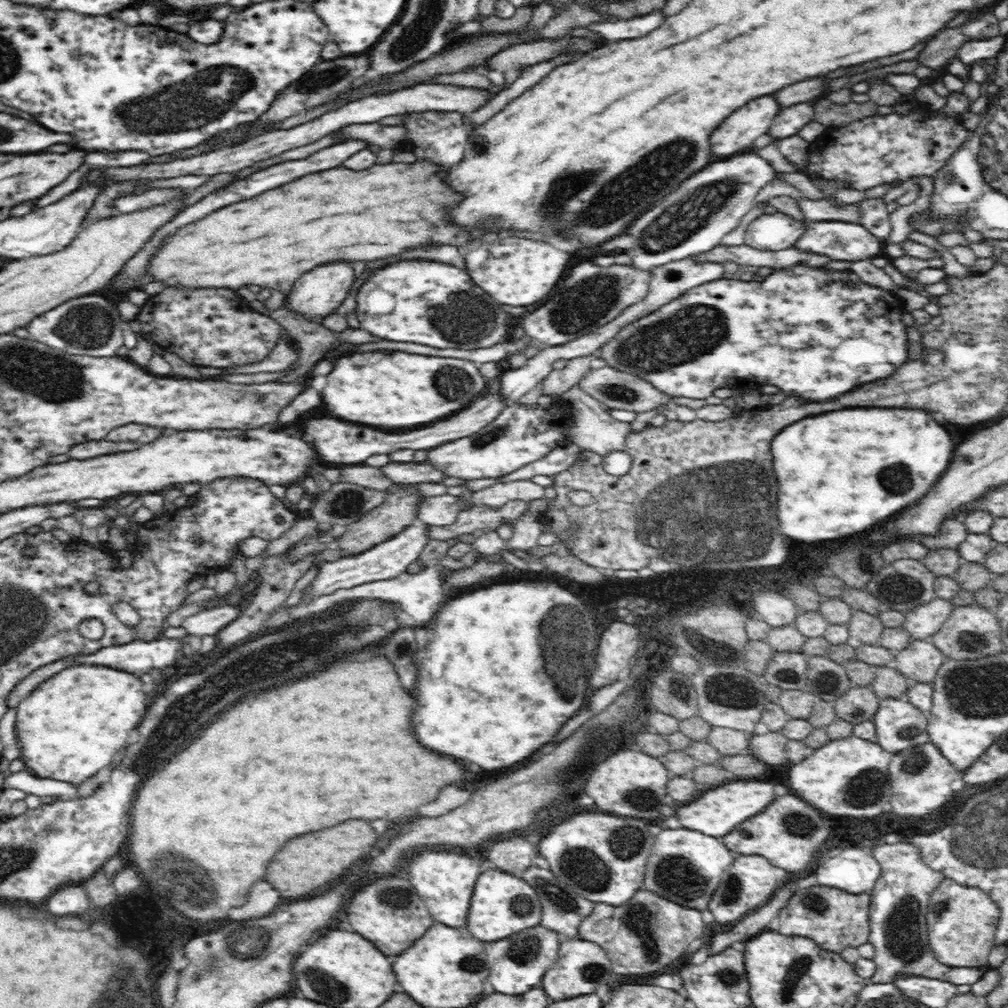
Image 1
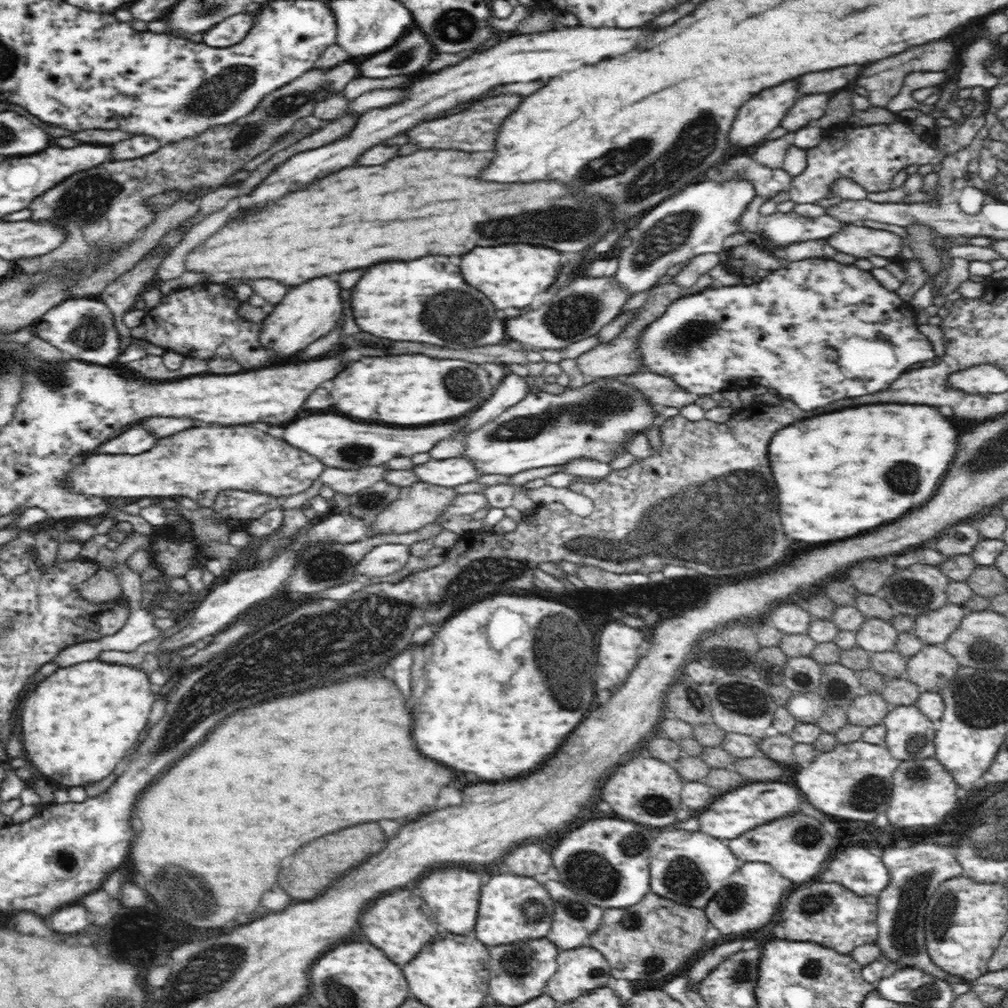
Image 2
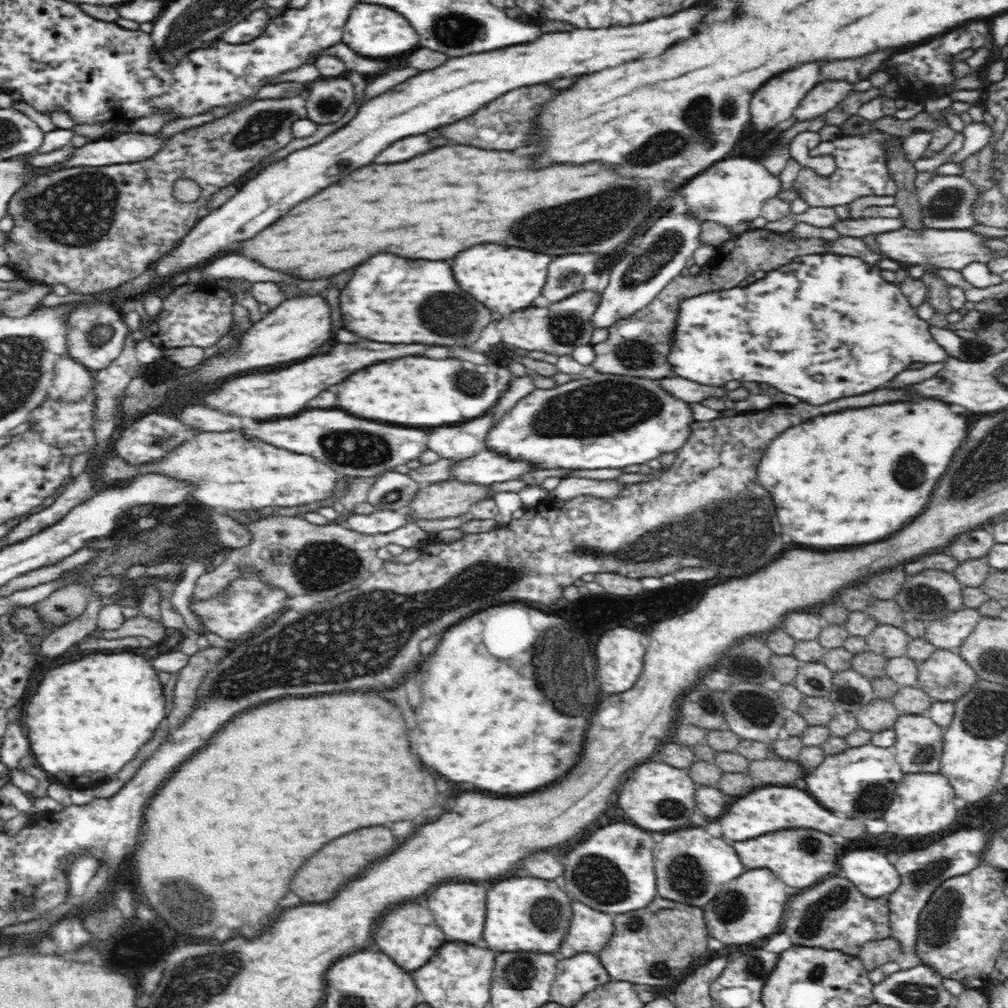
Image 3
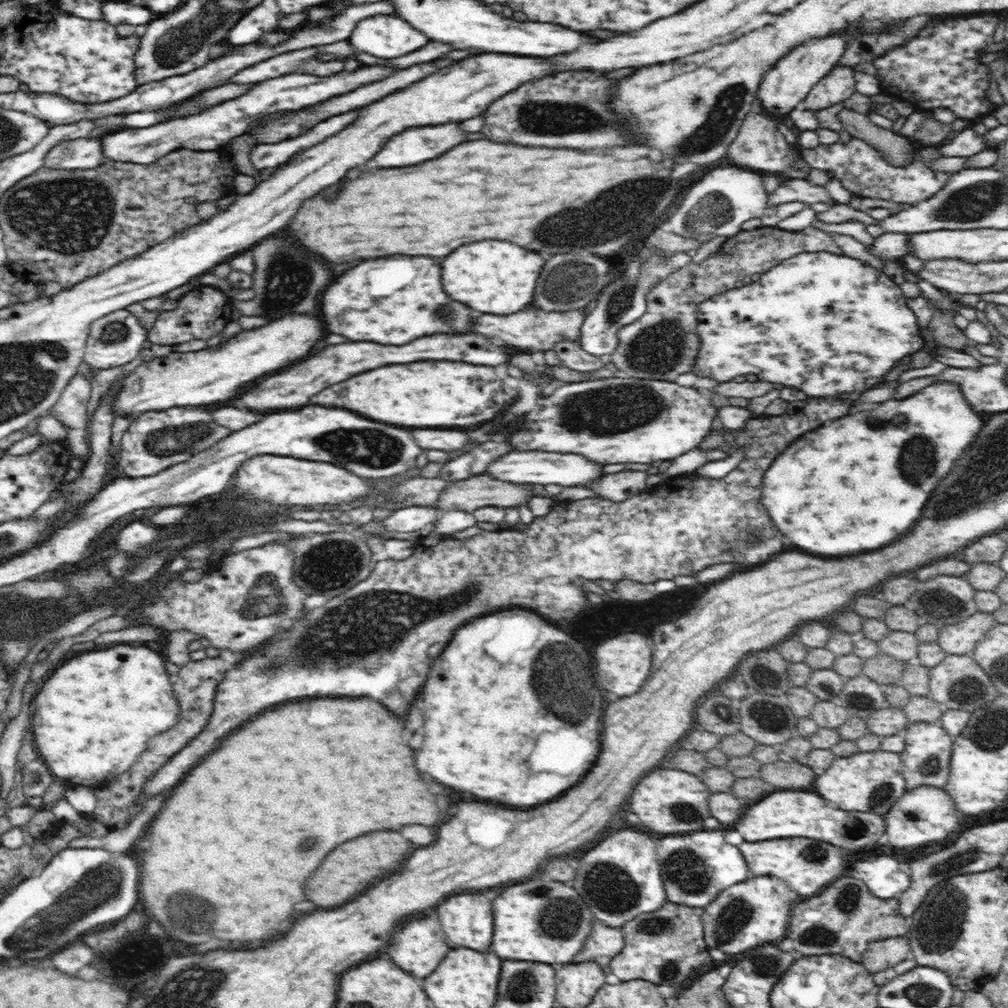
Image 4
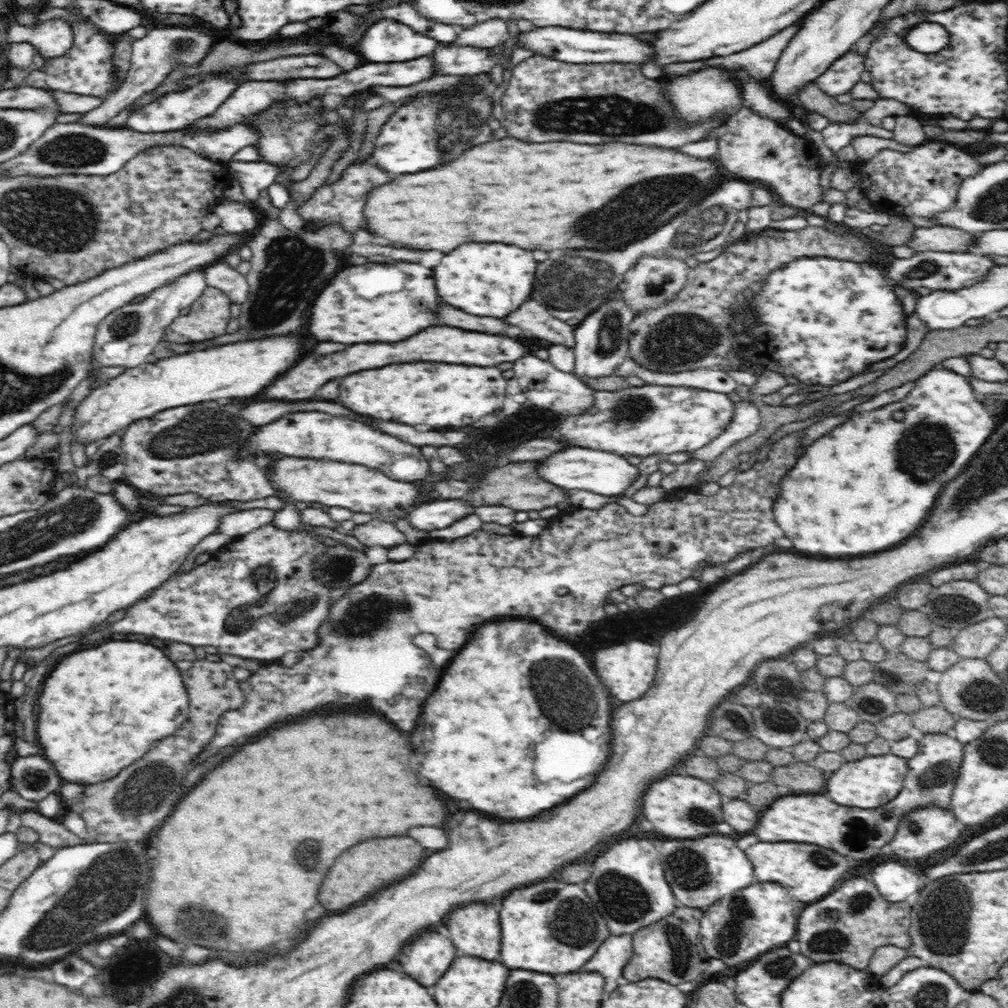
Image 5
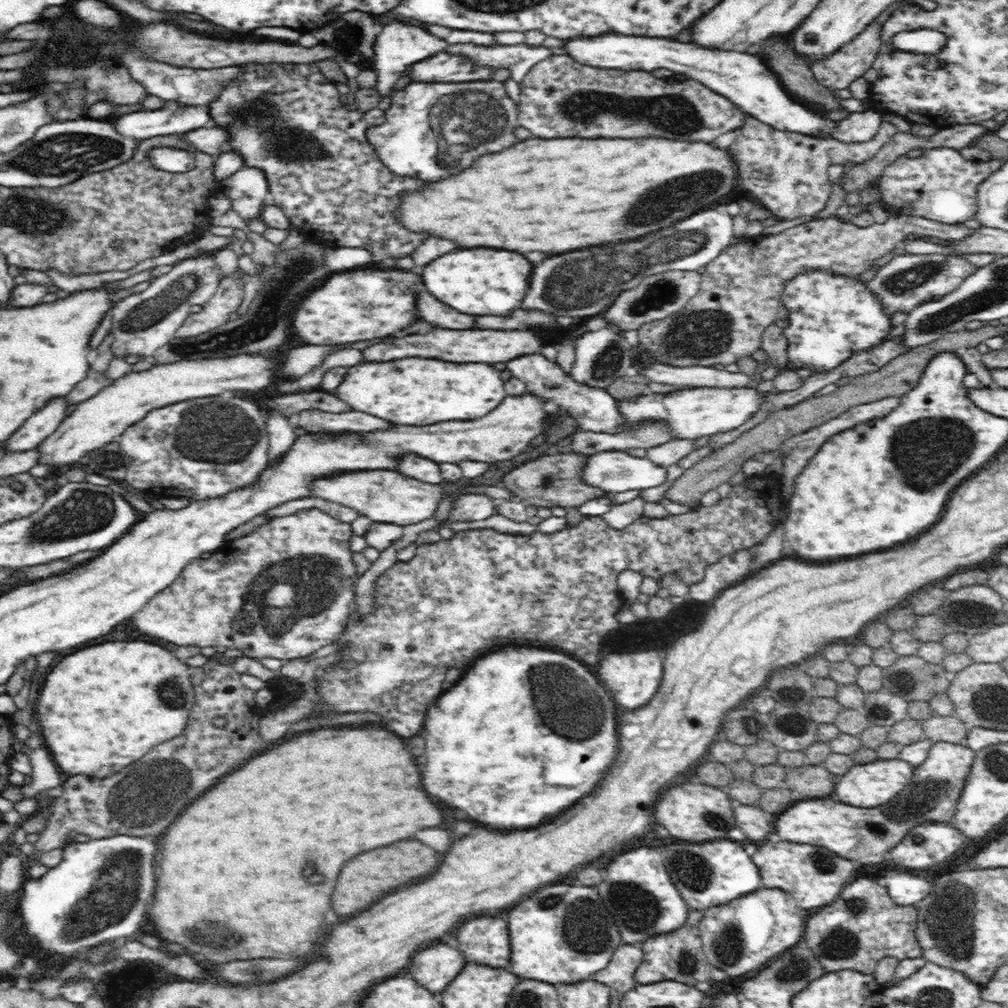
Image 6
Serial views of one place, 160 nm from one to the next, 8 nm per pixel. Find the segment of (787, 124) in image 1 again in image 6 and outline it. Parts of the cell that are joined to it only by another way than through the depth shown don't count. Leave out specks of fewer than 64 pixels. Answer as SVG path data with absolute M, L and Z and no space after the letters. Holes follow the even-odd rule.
M876 22L869 24L860 36L833 52L823 61L810 61L815 80L833 92L849 89L850 84L862 78L881 48L881 30Z

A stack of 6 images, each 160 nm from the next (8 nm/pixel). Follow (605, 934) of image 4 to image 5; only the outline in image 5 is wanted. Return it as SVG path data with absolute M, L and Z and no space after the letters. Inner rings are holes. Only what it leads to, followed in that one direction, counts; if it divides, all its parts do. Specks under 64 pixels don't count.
M631 935L608 936L600 944L595 954L588 958L582 971L599 973L605 979L607 985L604 994L614 993L618 987L618 978L623 976L626 964L632 958L632 937Z

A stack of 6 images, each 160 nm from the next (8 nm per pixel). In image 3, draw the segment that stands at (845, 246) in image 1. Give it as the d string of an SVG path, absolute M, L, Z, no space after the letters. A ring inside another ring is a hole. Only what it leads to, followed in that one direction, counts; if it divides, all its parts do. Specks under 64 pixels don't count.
M902 227L892 232L872 234L885 258L908 264L932 264L939 268L954 268L961 270L972 262L986 262L992 258L992 250L984 246L984 238L972 234L967 229L926 229L925 231L912 231Z

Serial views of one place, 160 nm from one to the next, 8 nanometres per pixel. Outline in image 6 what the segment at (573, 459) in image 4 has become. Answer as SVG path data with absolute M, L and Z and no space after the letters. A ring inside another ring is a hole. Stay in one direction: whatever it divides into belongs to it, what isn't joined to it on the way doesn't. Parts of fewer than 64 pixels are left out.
M604 450L587 456L587 464L584 464L583 472L580 472L579 476L584 483L592 485L593 488L600 488L612 496L615 493L643 491L658 486L666 480L666 469L646 457L638 458L620 450Z

